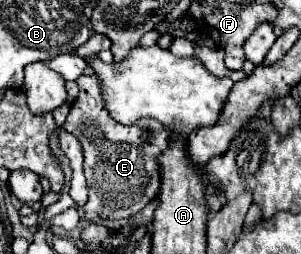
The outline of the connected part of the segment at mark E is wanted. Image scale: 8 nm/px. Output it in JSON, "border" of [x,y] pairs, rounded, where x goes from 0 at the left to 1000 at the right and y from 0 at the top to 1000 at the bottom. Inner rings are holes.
{"border":[[[266,299],[266,370],[246,394],[219,480],[199,512],[246,528],[279,591],[279,677],[292,717],[292,795],[259,811],[272,866],[365,858],[399,866],[458,843],[532,748],[532,654],[525,622],[538,591],[558,591],[565,512],[508,465],[478,461],[439,496],[399,496],[346,417],[346,378],[332,370],[332,315],[312,299]],[[498,512],[512,528],[505,567],[478,567],[472,520]]]}

